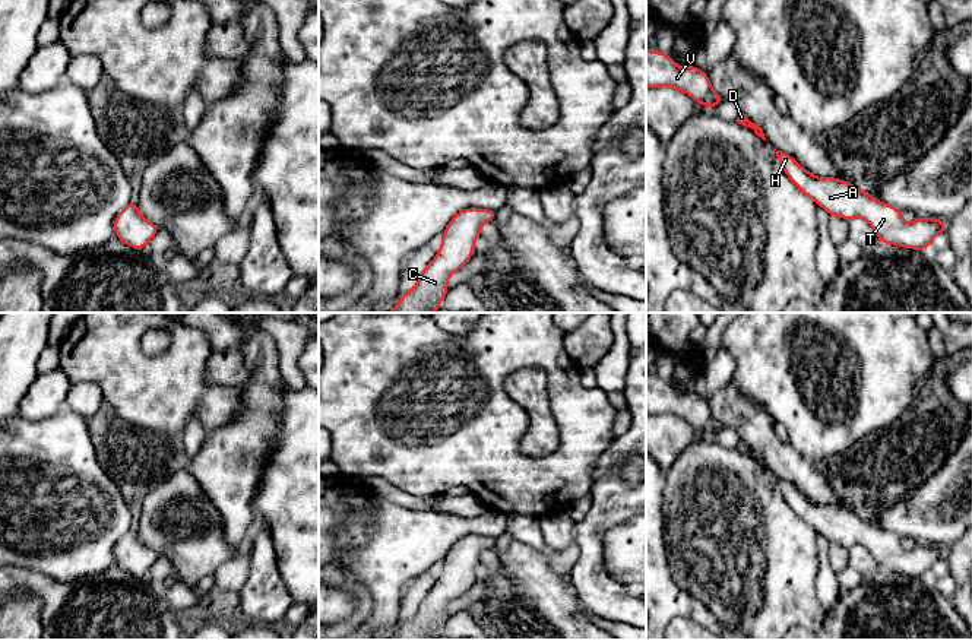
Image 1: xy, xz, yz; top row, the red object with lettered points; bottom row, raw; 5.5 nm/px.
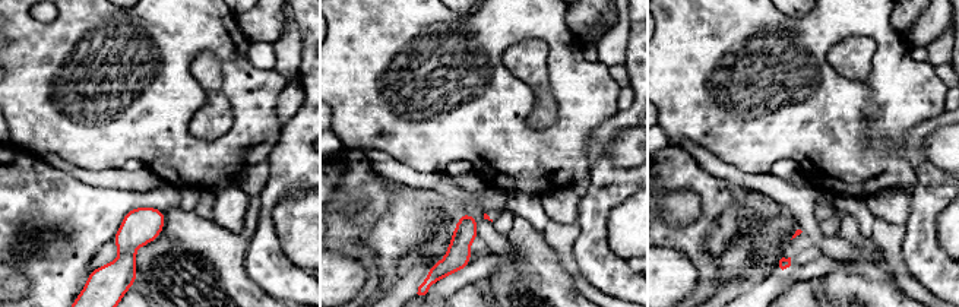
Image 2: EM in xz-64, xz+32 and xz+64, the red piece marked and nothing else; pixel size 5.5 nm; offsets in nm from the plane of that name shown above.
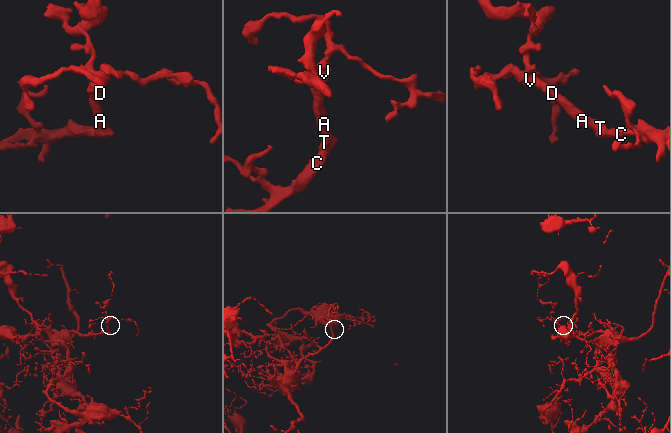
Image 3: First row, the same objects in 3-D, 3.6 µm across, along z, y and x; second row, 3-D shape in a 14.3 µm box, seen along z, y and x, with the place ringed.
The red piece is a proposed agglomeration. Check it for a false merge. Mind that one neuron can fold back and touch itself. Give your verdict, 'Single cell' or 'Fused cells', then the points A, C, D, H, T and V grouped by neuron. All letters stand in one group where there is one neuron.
Single cell. Groups: A C D H T V

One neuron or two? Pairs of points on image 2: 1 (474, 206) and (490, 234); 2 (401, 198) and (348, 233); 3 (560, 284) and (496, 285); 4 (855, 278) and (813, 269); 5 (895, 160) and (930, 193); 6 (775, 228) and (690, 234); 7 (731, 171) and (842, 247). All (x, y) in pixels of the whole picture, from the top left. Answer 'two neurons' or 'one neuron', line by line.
1: one neuron
2: two neurons
3: one neuron
4: two neurons
5: two neurons
6: one neuron
7: one neuron

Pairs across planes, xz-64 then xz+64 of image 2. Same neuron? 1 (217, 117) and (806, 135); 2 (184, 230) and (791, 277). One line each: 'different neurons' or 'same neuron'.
1: different neurons
2: different neurons

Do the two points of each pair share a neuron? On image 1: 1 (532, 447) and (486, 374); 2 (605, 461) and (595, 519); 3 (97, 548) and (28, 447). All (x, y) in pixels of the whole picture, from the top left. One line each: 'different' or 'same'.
1: different
2: same
3: same

